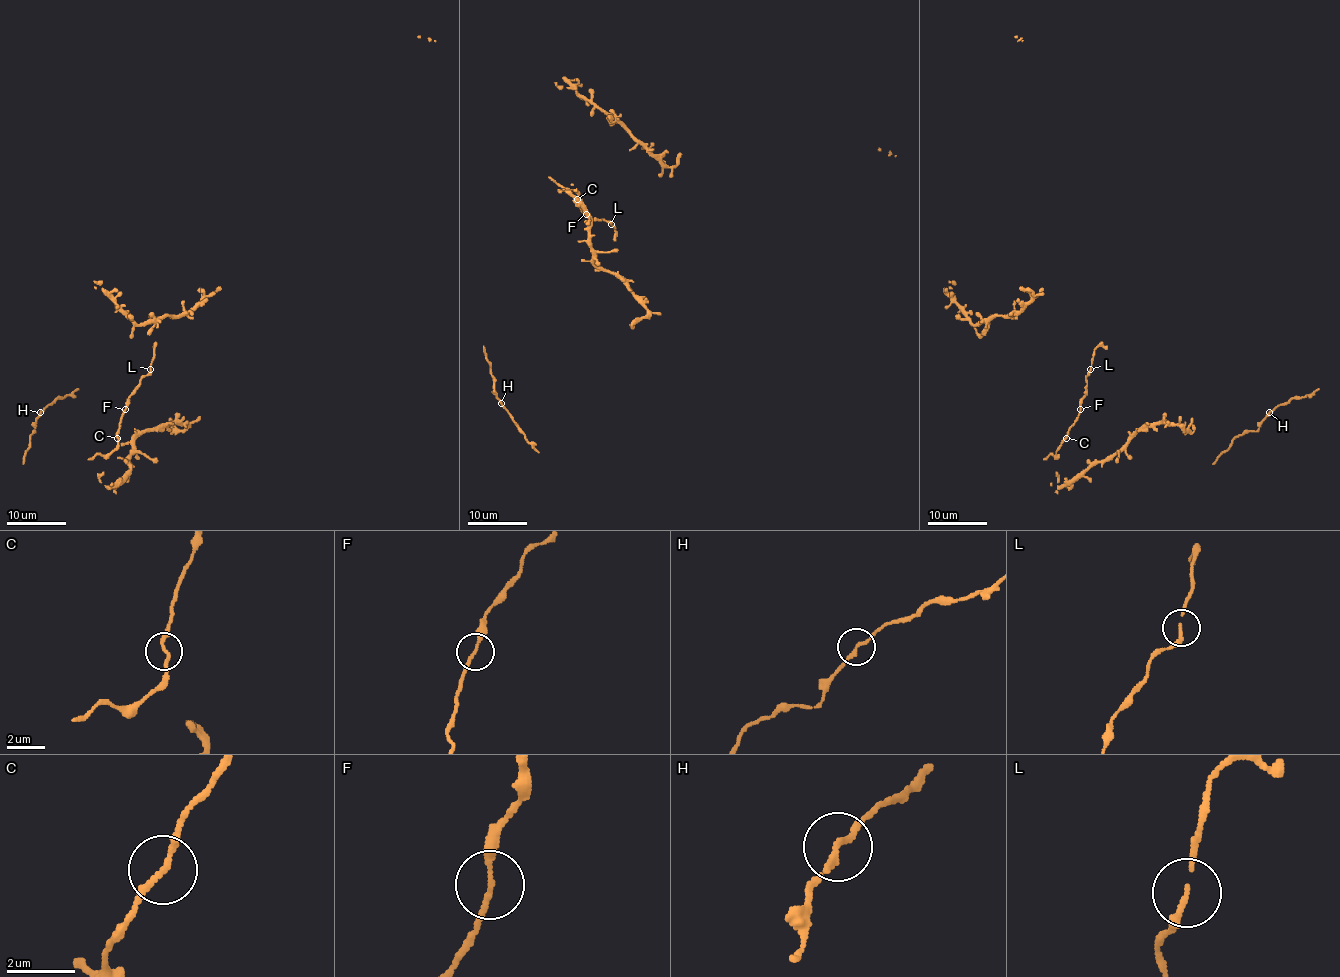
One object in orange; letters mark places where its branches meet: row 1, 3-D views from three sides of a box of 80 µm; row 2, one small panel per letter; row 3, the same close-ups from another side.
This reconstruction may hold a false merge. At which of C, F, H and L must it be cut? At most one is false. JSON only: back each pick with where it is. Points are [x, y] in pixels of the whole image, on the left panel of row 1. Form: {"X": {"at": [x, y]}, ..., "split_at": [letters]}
{"split_at": []}

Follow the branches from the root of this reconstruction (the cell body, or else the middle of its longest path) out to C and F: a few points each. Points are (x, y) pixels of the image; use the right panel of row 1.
C: (1086, 377), (1086, 393), (1082, 398), (1077, 420), (1066, 438)
F: (1086, 377), (1086, 393), (1082, 398), (1080, 410)

